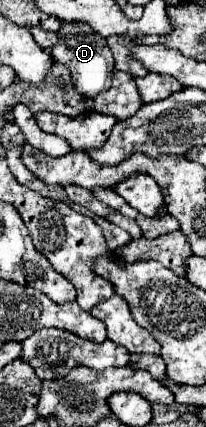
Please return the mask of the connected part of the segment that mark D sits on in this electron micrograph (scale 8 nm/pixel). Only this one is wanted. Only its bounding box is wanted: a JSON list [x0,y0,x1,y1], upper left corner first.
[51,22,115,98]

